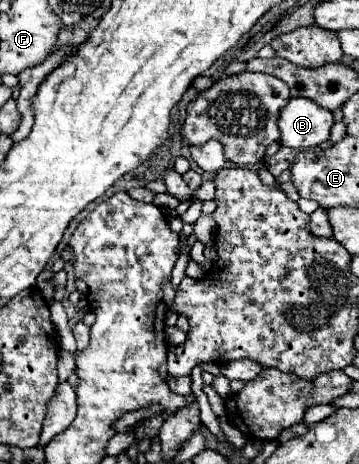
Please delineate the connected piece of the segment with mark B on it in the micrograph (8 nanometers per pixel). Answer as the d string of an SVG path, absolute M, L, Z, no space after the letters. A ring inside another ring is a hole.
M291 98L279 116L281 144L291 148L319 146L329 140L333 124L333 112L327 108L313 104L313 100Z

